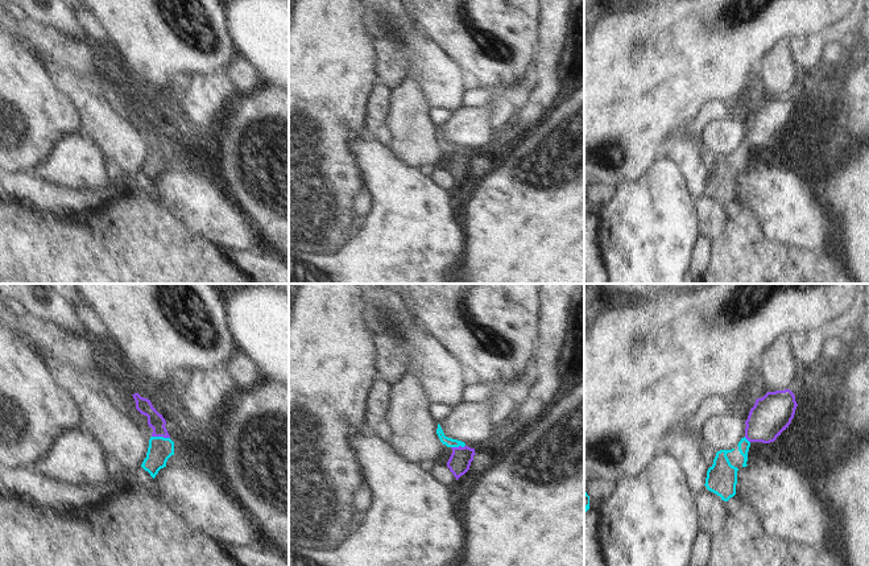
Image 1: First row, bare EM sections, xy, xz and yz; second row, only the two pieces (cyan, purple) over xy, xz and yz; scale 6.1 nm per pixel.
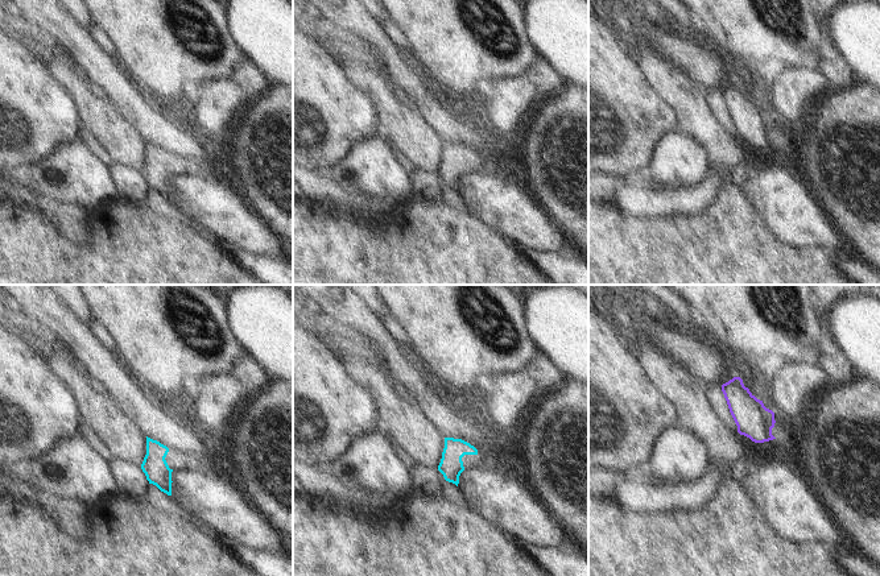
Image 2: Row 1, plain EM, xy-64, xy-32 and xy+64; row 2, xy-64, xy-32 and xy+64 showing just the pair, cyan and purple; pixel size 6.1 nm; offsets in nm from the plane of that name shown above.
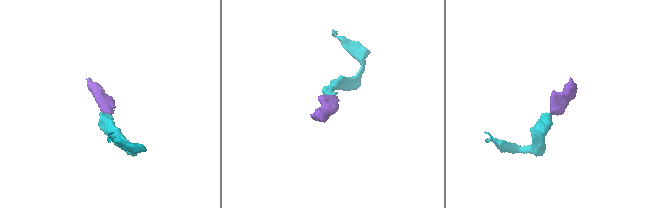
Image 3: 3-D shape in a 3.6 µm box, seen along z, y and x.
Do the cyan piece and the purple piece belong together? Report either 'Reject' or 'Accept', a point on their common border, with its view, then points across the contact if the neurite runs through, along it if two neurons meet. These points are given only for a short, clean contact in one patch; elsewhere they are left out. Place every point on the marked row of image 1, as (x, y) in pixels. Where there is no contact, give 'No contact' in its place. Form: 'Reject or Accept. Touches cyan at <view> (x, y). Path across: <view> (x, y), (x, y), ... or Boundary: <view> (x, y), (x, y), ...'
Accept. Touches cyan at xy (161, 437). Path across: xy (160, 449), (161, 437), (156, 421).

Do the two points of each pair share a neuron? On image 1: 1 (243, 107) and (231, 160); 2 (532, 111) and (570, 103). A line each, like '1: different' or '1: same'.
1: same
2: different

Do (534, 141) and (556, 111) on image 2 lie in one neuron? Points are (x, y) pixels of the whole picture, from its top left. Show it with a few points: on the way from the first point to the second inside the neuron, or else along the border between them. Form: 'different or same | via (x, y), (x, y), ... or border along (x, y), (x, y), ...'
same | via (542, 133), (556, 119)

